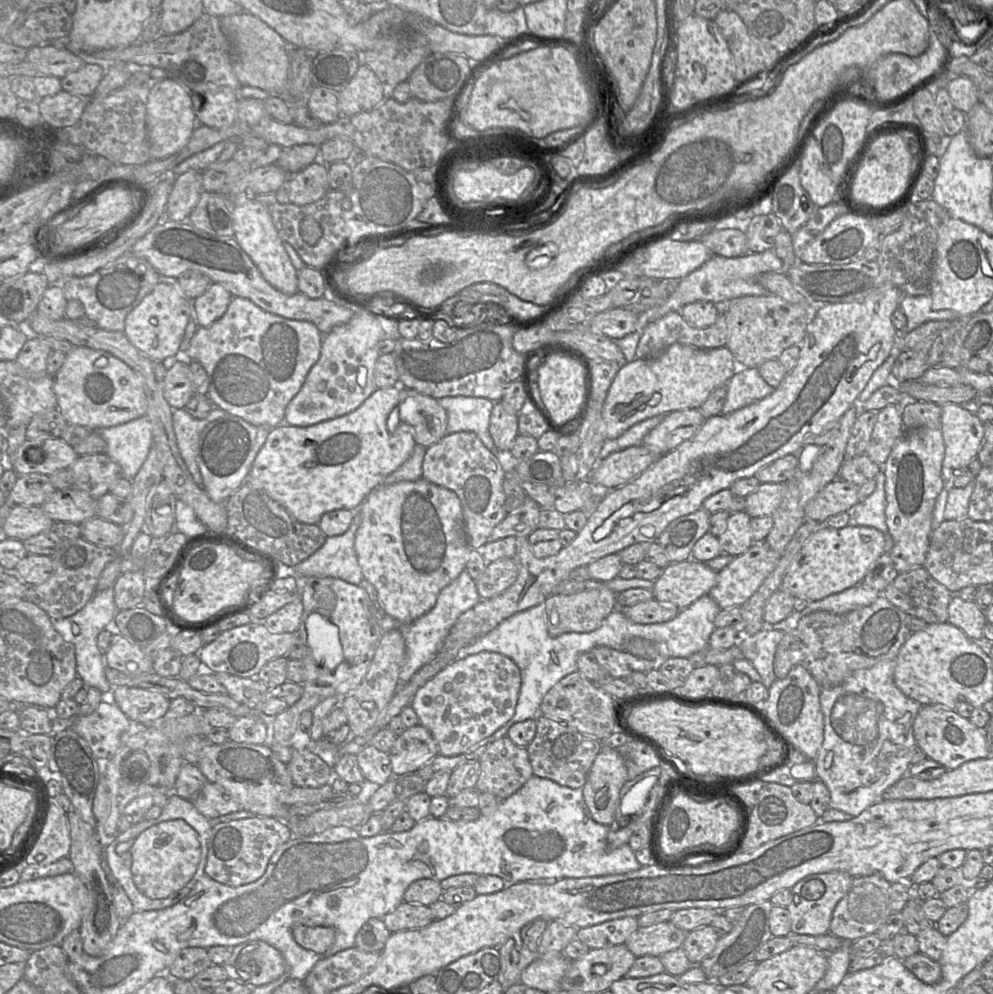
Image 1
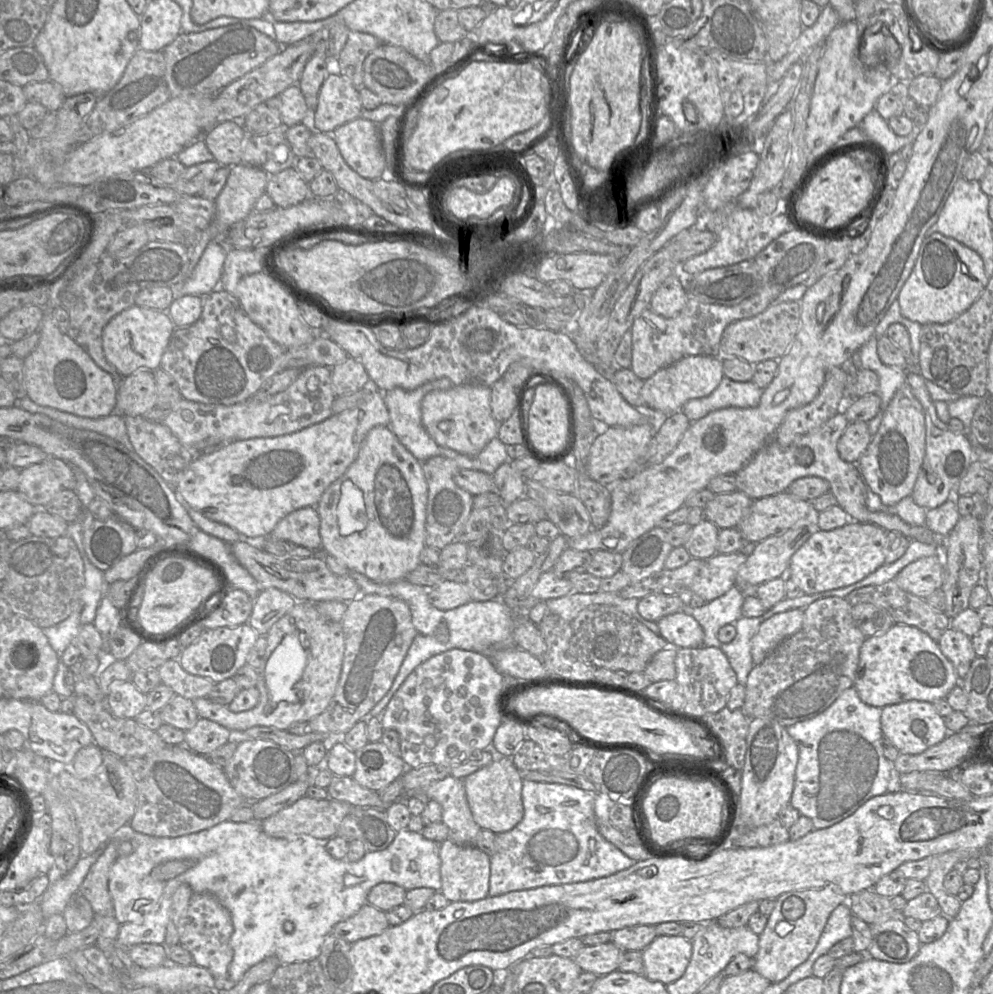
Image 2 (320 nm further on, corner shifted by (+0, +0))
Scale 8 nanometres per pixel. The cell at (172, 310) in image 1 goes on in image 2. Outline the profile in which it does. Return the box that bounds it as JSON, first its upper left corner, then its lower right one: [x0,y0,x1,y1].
[104,305,176,377]

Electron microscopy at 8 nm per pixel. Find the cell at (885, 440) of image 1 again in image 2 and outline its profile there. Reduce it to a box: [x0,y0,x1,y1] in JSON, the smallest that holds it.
[837,422,871,463]

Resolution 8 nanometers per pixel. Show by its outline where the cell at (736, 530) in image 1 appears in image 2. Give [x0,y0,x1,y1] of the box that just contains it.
[683,520,719,560]

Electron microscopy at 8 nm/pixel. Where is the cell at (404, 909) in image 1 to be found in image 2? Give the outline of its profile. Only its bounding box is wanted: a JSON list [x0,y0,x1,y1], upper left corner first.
[330,903,389,944]

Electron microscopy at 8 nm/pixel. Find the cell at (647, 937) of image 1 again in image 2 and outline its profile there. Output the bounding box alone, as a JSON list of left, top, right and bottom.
[574,942,624,976]

